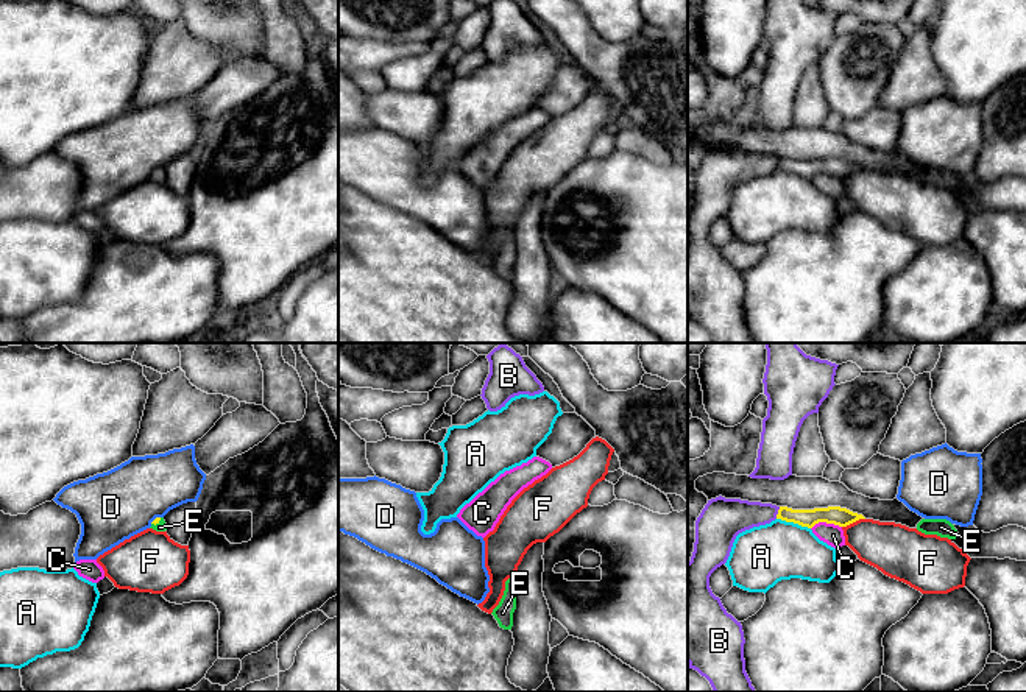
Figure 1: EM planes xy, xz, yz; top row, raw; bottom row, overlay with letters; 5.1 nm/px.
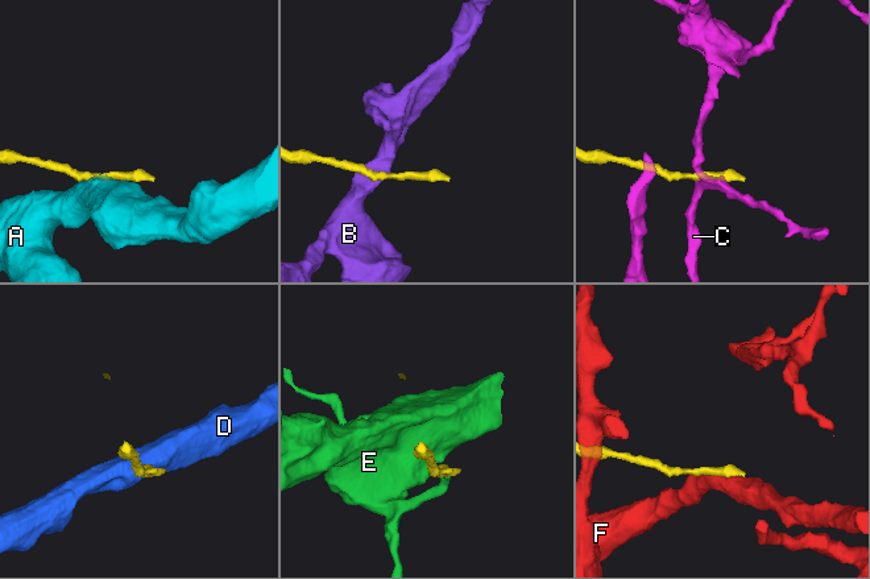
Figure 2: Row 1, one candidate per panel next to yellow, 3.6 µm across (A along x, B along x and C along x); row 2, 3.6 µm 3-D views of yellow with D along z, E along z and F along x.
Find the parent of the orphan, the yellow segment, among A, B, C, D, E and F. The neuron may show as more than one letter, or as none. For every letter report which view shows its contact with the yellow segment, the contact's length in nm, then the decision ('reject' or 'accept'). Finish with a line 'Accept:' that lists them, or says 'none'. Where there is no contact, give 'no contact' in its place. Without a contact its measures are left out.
A: yz | 190 nm | reject
B: yz | 70 nm | reject
C: yz | 160 nm | reject
D: xy | 70 nm | reject
E: xy | 70 nm | accept
F: yz | 130 nm | reject
Accept: E

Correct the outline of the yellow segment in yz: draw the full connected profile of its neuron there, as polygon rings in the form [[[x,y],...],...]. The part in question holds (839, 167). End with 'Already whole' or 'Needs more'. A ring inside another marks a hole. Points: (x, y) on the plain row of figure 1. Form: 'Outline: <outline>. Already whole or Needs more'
Outline: [[[780,157],[777,170],[812,179],[819,173],[847,178],[865,168],[862,165],[853,164],[840,157],[814,159],[814,161],[792,161],[787,157]]]. Already whole

